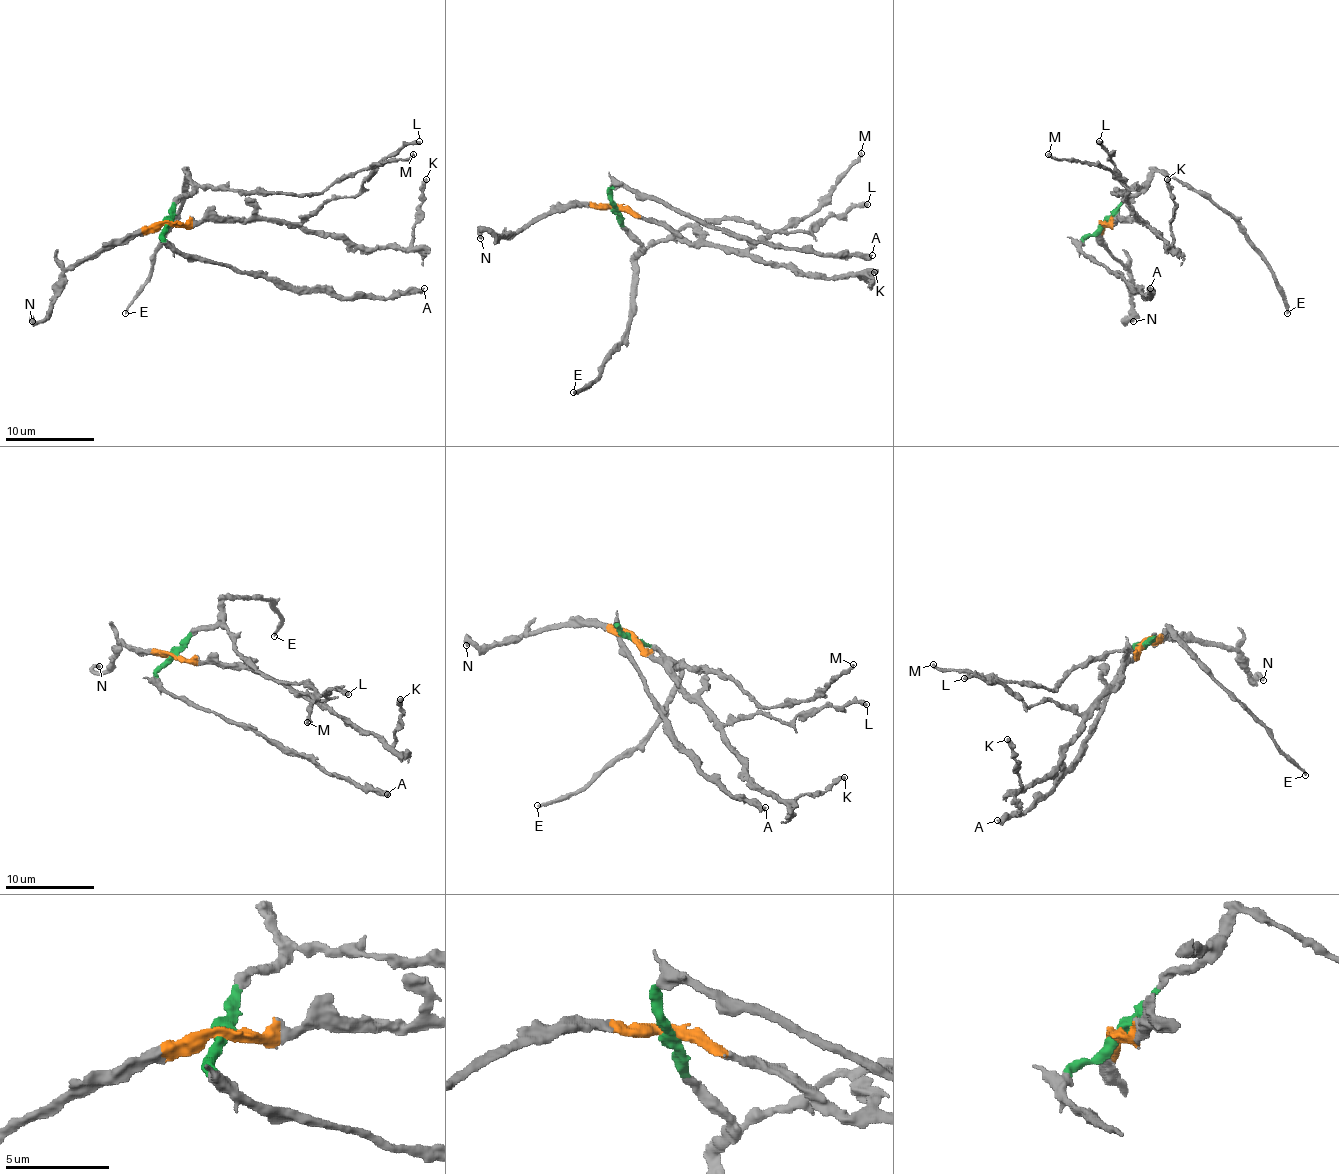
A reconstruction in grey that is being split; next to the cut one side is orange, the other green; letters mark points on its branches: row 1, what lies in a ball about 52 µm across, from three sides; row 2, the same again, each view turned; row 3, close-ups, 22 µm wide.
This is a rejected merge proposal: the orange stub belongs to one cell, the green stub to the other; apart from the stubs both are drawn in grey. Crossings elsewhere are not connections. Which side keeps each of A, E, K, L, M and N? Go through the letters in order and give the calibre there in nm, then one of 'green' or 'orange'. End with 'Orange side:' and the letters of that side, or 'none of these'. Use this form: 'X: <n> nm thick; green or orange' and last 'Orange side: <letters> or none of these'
A: 420 nm thick; green
E: 200 nm thick; green
K: 320 nm thick; orange
L: 380 nm thick; orange
M: 240 nm thick; green
N: 320 nm thick; orange
Orange side: K, L, N

